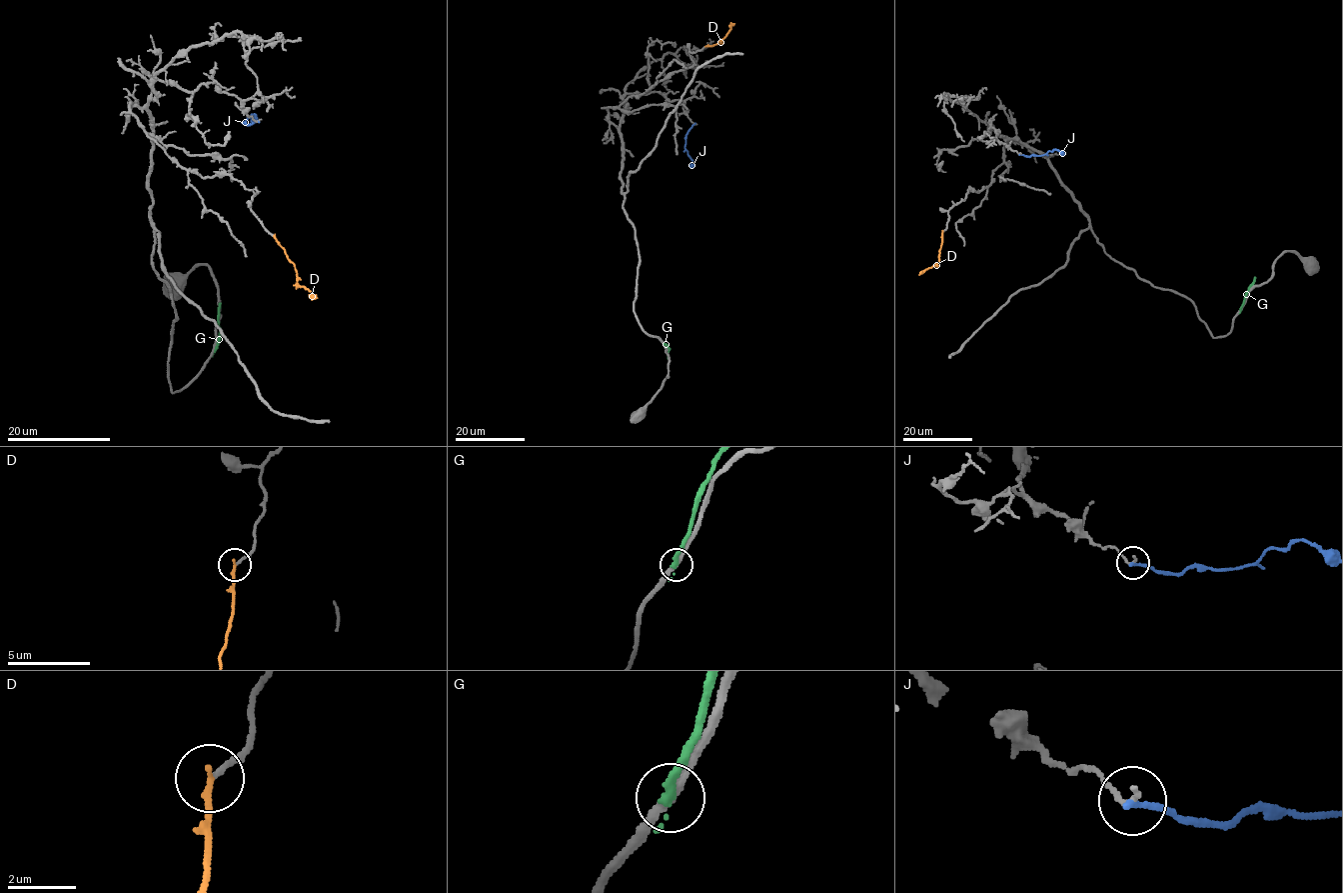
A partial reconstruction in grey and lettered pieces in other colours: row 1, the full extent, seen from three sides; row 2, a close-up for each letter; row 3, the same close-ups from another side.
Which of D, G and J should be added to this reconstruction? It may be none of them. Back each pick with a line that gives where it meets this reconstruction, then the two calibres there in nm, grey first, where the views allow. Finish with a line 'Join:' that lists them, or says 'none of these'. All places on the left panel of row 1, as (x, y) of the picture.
D: (273, 236) | 150/200 nm
Join: D

